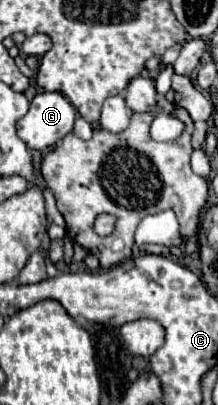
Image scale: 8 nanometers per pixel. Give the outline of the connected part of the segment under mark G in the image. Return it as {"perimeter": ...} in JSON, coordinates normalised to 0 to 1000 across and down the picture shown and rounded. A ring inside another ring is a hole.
{"perimeter":[[[188,227],[151,242],[133,277],[78,301],[87,341],[142,370],[252,360],[335,321],[344,267],[271,227]]]}

